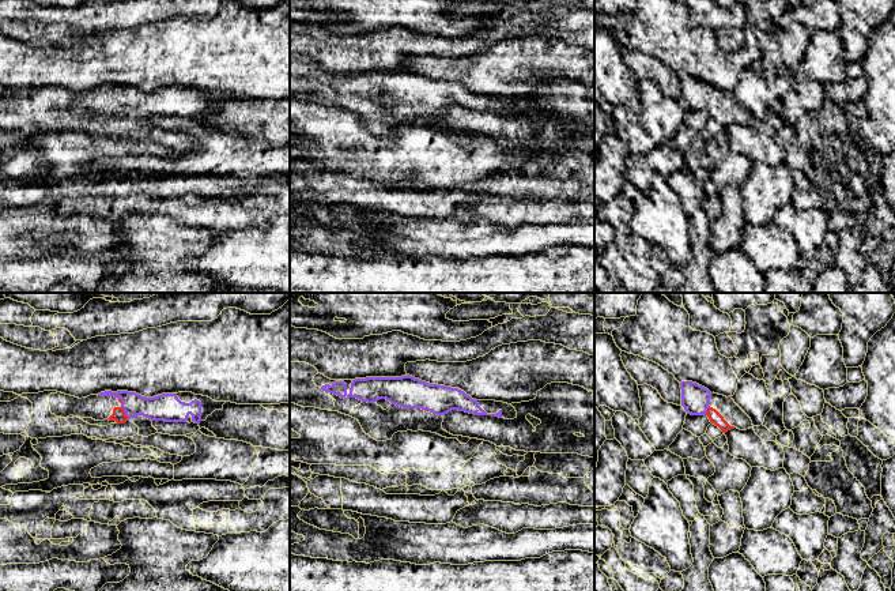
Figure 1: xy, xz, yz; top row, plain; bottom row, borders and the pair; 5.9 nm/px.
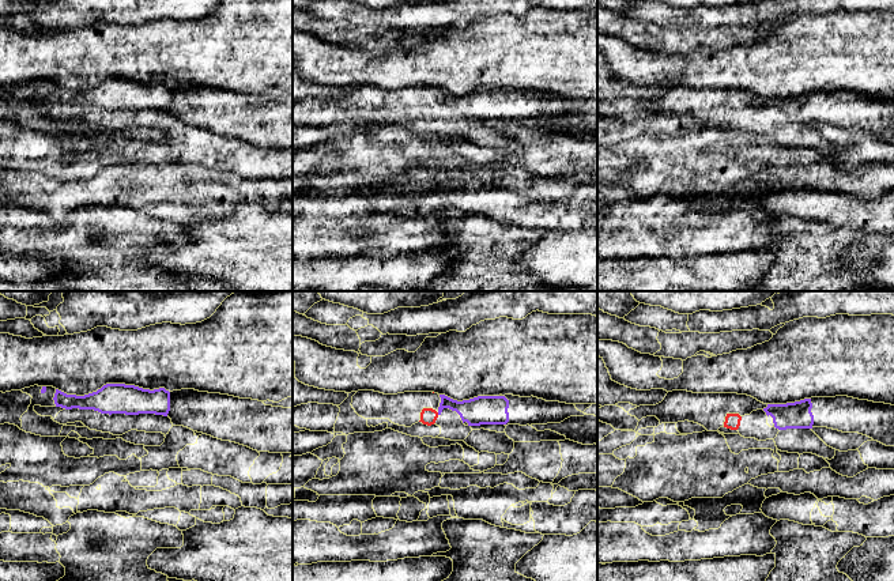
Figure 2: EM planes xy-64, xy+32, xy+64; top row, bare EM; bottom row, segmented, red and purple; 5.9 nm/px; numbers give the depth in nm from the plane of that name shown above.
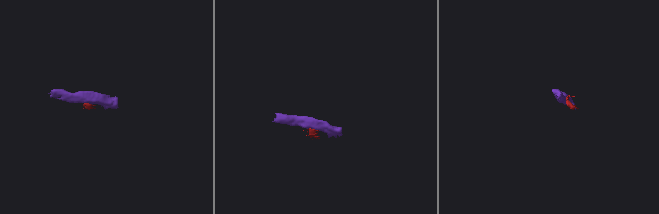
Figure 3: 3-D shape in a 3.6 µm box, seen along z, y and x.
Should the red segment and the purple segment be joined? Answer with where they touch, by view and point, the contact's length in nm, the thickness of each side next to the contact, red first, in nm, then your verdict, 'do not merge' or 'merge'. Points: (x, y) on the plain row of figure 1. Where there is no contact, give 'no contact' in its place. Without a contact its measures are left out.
xy (124, 108) | 90 nm | 80/160 nm | merge

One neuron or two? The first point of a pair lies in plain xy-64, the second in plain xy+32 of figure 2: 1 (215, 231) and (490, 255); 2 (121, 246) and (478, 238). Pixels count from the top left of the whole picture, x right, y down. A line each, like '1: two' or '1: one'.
1: two
2: one

